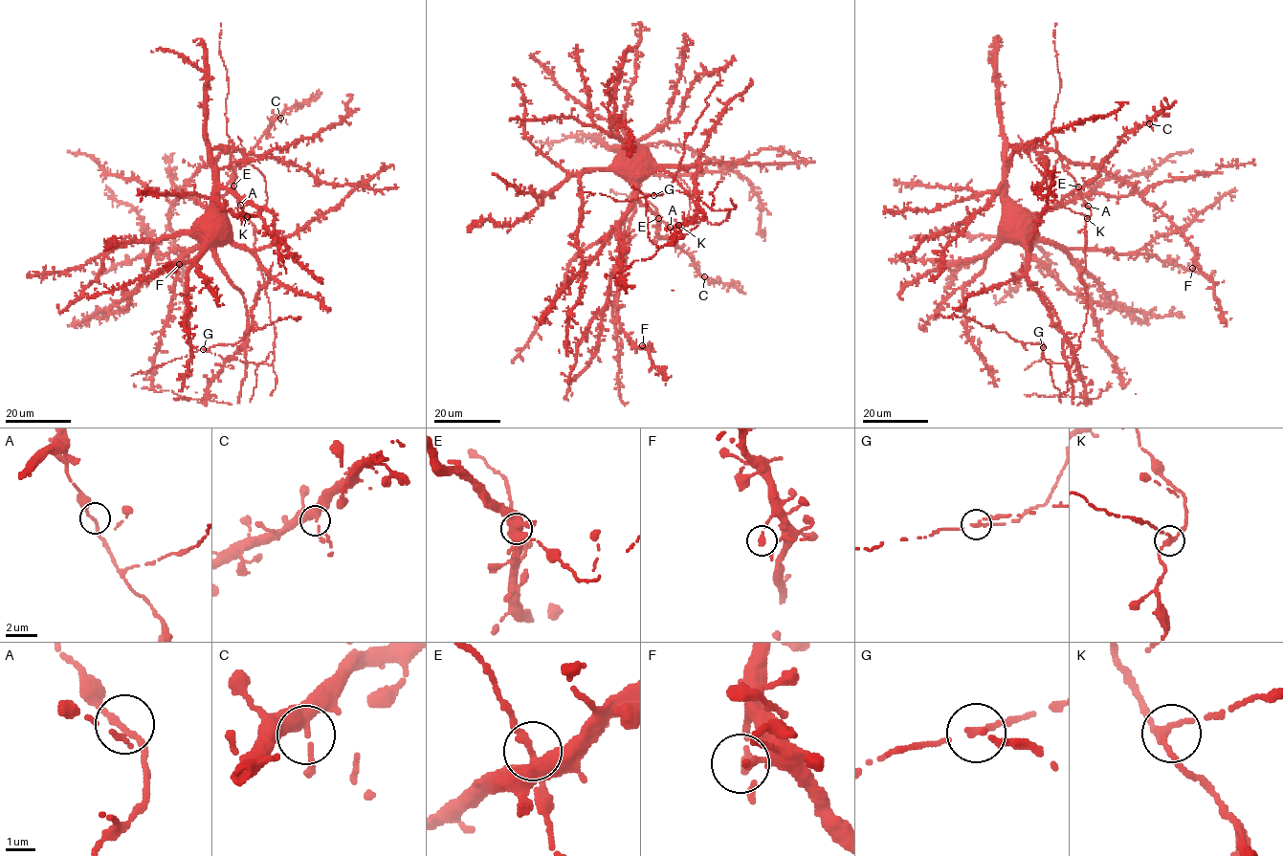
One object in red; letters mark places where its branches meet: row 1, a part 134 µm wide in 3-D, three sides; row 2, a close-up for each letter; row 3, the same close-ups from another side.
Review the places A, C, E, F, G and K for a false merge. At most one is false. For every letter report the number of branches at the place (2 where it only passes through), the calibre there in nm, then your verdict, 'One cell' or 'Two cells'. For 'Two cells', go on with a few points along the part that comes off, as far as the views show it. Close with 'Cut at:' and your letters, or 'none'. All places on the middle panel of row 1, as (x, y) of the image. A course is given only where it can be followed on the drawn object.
A: Branches: 2. Thickness 220 nm. One cell
C: Branches: 3. Thickness 260 nm. One cell
E: Branches: 3. Thickness 280 nm. One cell
F: Branches: 2. Thickness 220 nm. One cell
G: Branches: 3. Thickness 200 nm. Two cells. Course of the part to remove: (653, 195), (662, 195), (670, 187), (684, 154), (684, 141), (707, 107), (705, 99), (719, 81), (720, 67)
K: Branches: 3. Thickness 220 nm. One cell
Cut at: G

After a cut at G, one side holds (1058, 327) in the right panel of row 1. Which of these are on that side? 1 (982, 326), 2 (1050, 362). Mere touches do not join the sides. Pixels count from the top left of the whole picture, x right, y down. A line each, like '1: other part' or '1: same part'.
1: other part
2: same part

